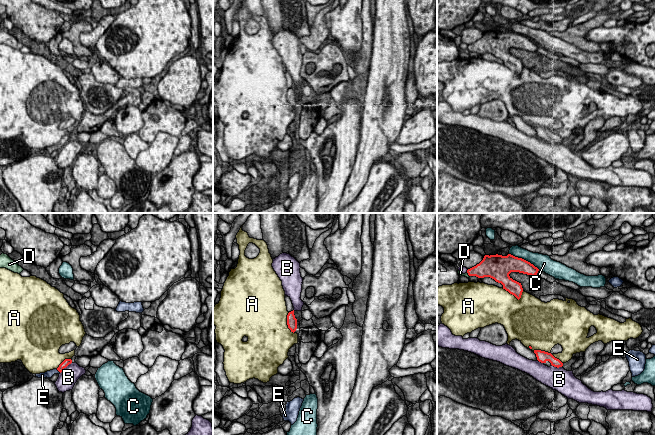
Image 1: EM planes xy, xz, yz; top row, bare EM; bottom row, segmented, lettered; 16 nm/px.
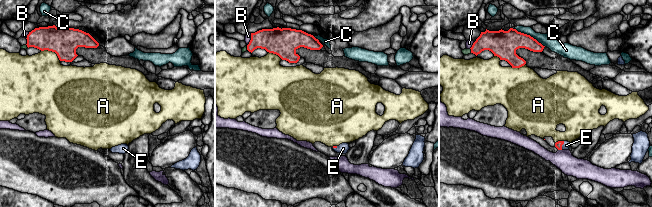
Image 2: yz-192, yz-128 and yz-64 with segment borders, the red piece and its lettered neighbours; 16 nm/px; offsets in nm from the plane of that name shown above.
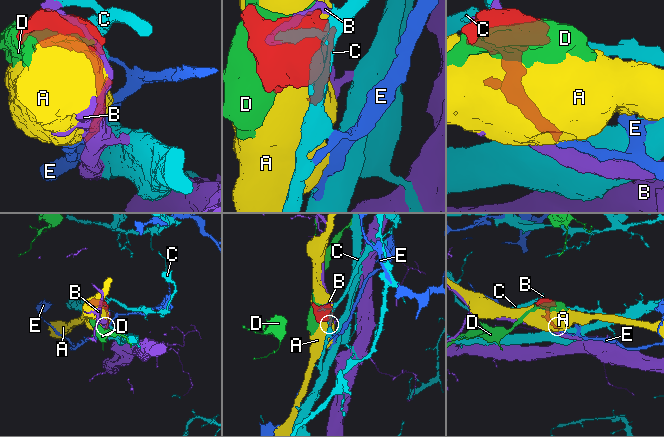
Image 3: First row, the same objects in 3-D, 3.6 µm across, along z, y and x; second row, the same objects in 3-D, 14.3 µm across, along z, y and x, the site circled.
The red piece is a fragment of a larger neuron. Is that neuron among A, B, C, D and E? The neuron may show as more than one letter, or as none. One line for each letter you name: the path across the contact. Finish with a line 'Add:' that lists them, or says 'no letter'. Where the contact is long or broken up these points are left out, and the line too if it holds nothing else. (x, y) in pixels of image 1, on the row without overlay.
E: runs through xy (66, 138), (58, 146), (48, 150)
Add: E

